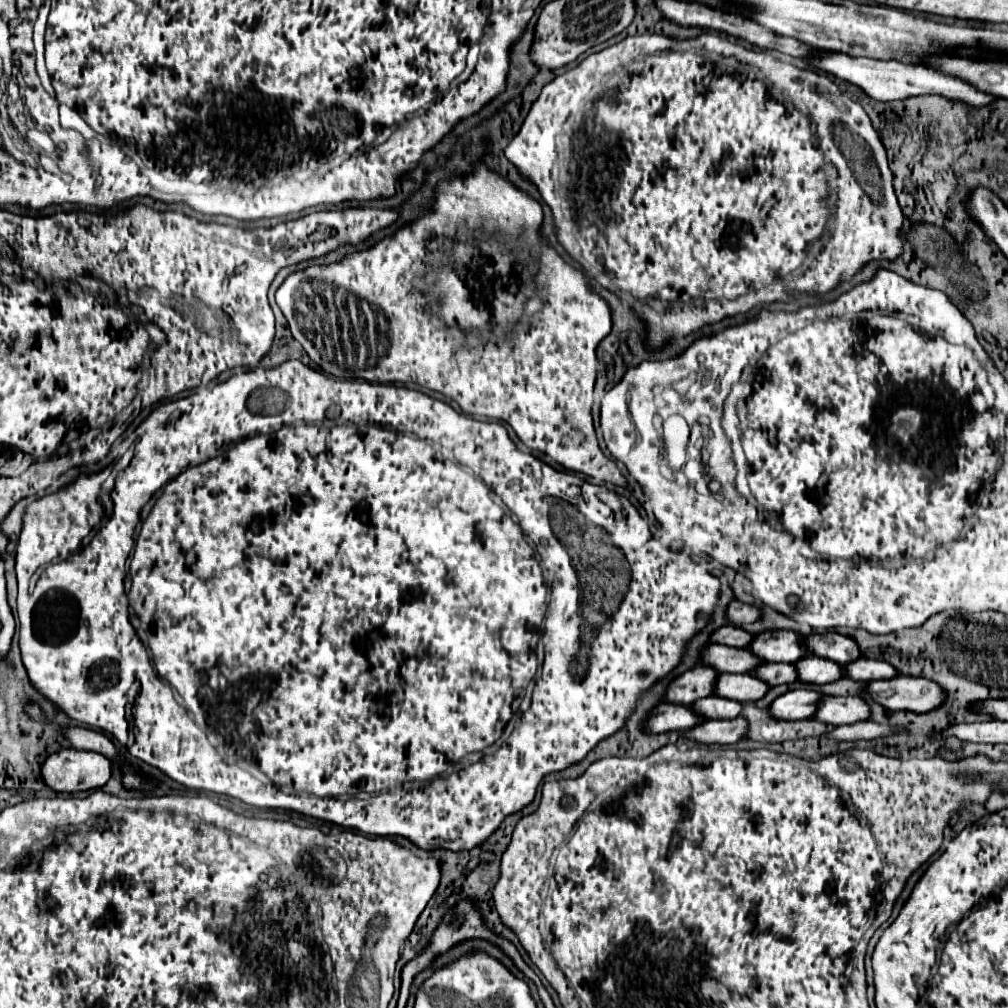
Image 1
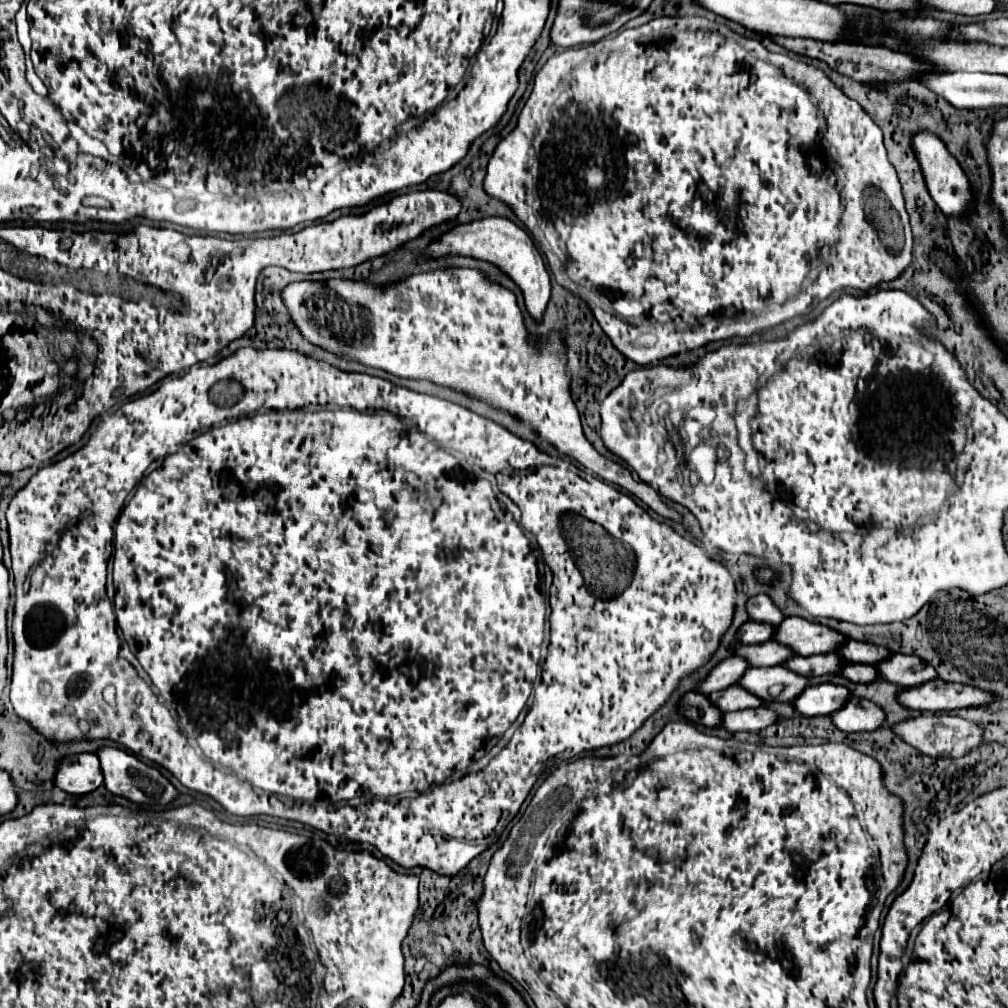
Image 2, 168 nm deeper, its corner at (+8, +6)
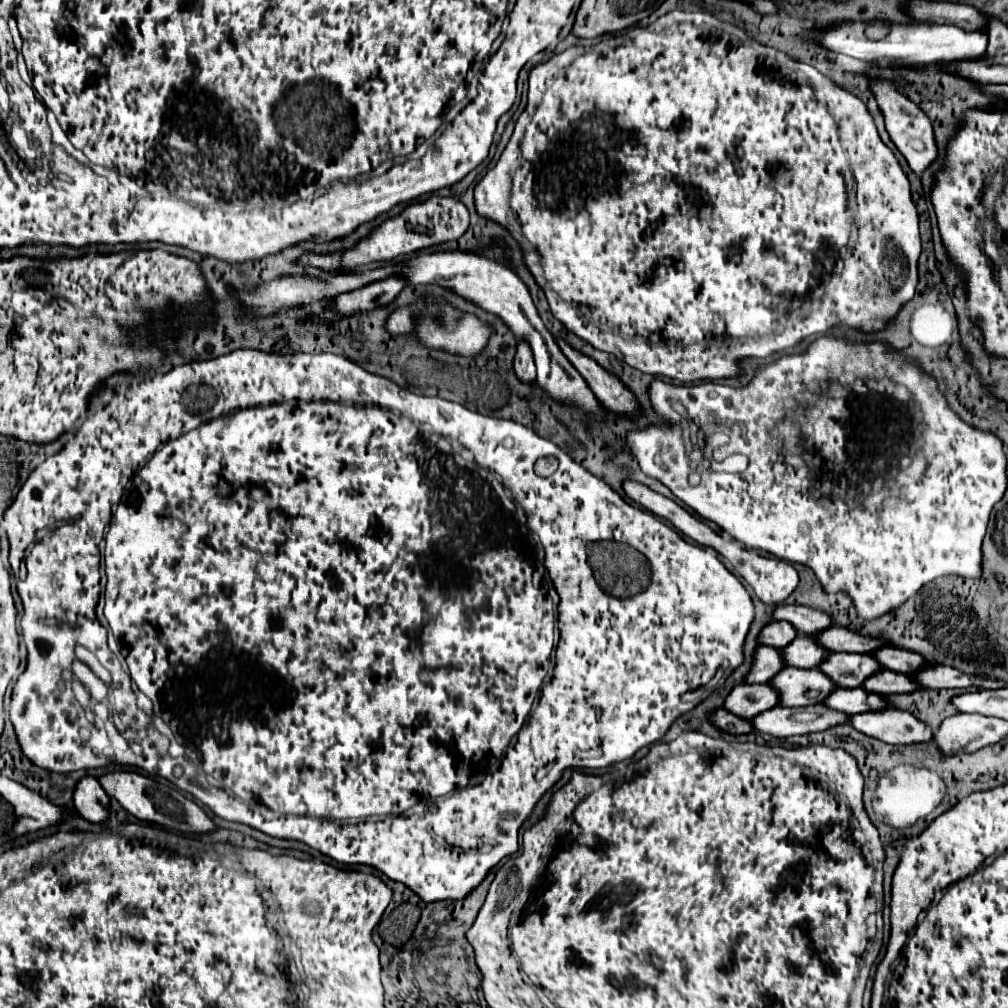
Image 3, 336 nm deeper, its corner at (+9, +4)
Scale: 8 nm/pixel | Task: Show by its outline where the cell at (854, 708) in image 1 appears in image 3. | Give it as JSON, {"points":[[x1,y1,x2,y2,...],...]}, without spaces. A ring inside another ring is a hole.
{"points":[[889,707,875,713,859,713,851,717,851,725,875,739,881,739,891,745,911,745,911,743,929,743,933,731,927,723,919,721,907,711]]}

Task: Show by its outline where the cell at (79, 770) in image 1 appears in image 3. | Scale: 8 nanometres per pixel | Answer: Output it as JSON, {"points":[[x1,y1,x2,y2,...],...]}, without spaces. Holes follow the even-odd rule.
{"points":[[83,777,73,797,79,815,91,823,105,823,109,819,111,799,95,777]]}

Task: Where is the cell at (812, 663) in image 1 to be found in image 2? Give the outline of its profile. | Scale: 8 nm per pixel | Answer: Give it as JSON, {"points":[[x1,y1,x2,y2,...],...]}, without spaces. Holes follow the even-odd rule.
{"points":[[846,663,846,669,842,669,842,673,838,673,854,683,870,683,874,681,876,675,876,667,874,665,856,665,856,663]]}

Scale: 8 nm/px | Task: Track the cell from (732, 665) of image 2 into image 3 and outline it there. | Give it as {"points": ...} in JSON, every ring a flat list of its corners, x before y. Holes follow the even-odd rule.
{"points":[[761,645,755,651,755,661,747,675,747,683,769,683,769,679,773,679,773,675,777,675,777,671,781,671,783,667,785,659,781,655,781,649]]}

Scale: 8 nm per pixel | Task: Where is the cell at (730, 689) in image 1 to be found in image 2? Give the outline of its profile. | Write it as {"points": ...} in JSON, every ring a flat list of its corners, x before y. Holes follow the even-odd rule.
{"points":[[750,667,738,685,762,701,792,701,808,681,784,667]]}

